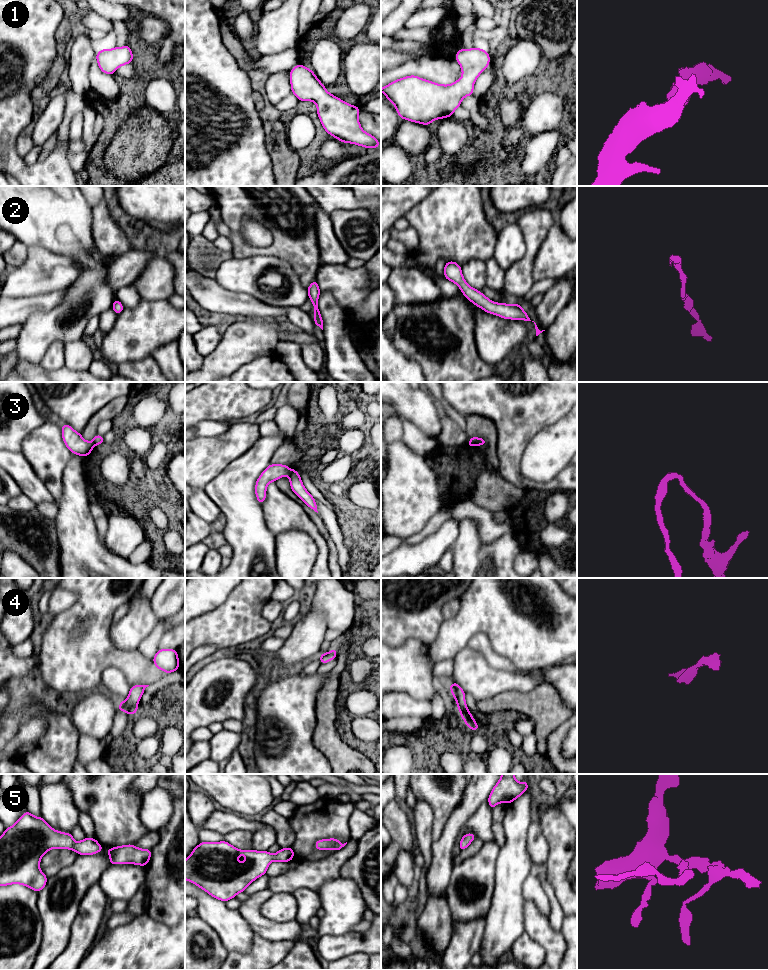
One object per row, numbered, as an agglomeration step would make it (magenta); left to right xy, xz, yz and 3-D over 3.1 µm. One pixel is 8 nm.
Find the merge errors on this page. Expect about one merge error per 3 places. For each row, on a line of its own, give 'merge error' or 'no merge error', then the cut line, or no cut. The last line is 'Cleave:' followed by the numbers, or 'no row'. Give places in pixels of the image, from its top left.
1: no merge error; cut none
2: no merge error; cut none
3: merge error; cut xz (291, 469), (288, 476)
4: no merge error; cut none
5: no merge error; cut none
Cleave: 3

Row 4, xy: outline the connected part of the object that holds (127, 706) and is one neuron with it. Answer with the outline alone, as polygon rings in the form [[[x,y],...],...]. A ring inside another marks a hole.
[[[134,685],[129,691],[129,696],[121,703],[119,703],[118,709],[127,714],[133,715],[138,711],[137,705],[144,693],[144,690],[149,685]],[[117,709],[117,710],[118,710]]]

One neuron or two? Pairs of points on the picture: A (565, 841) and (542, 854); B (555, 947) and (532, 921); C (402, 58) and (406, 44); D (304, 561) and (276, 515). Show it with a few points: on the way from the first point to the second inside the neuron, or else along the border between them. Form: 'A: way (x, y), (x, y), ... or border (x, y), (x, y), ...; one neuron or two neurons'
A: border (541, 827), (549, 847), (549, 856), (545, 866); two neurons
B: way (552, 941), (538, 927); one neuron
C: border (427, 48), (422, 55), (406, 54), (391, 49); two neurons
D: border (275, 534), (287, 530), (301, 530), (309, 536); two neurons

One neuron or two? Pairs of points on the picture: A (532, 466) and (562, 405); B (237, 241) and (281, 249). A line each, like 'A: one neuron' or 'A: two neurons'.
A: two neurons
B: one neuron

